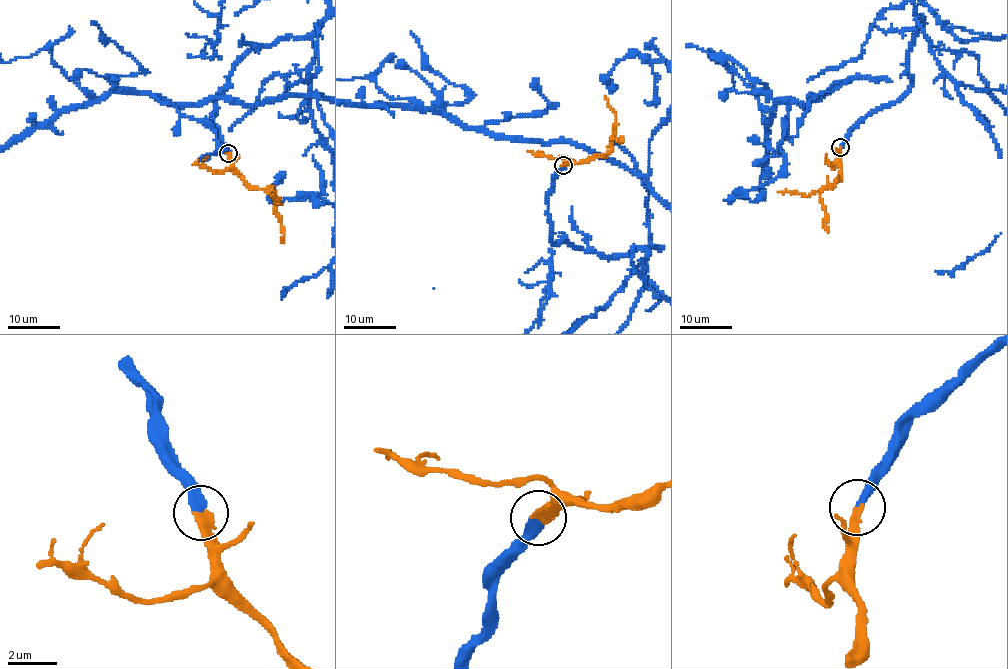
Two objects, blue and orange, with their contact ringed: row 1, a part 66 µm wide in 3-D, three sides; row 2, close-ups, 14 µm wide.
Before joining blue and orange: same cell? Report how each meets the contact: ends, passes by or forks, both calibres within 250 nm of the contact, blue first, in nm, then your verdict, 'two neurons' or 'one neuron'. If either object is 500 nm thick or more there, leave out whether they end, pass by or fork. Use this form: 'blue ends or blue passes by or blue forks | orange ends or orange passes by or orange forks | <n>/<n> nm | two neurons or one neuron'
blue ends | orange ends | 360/320 nm | one neuron

